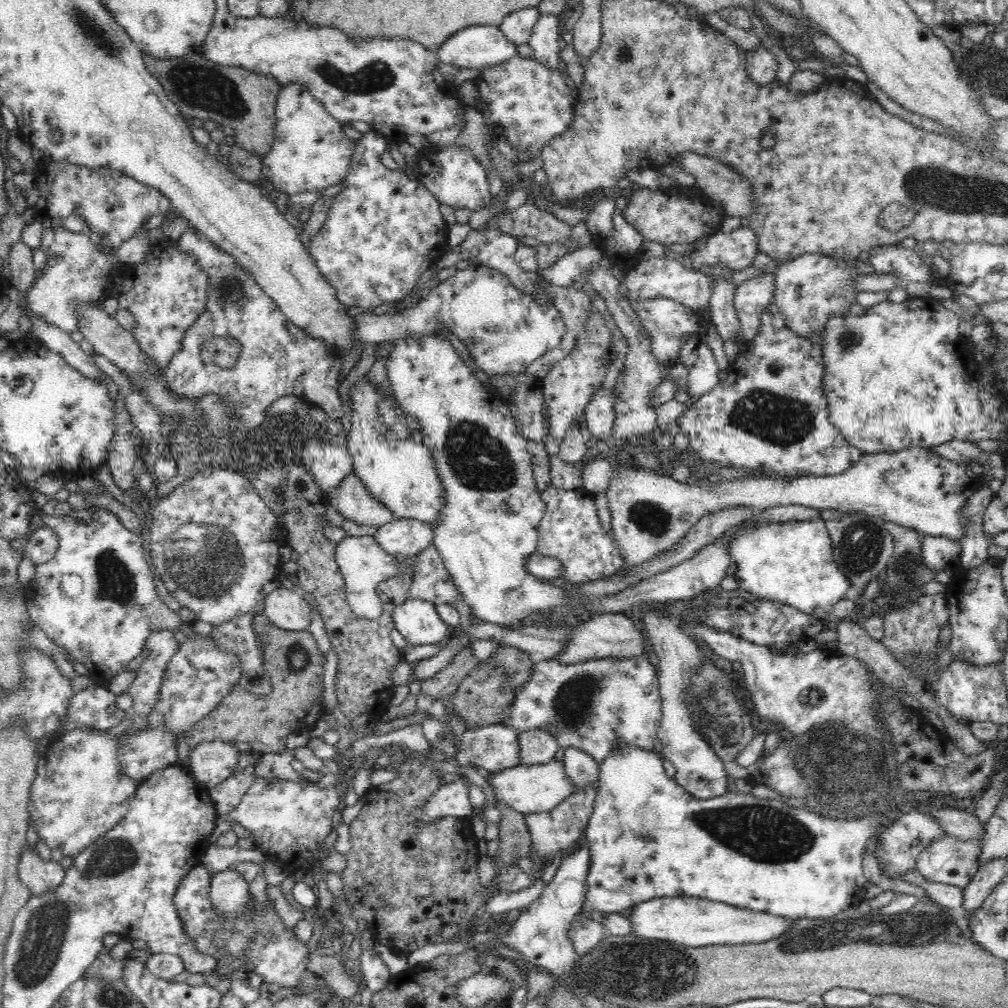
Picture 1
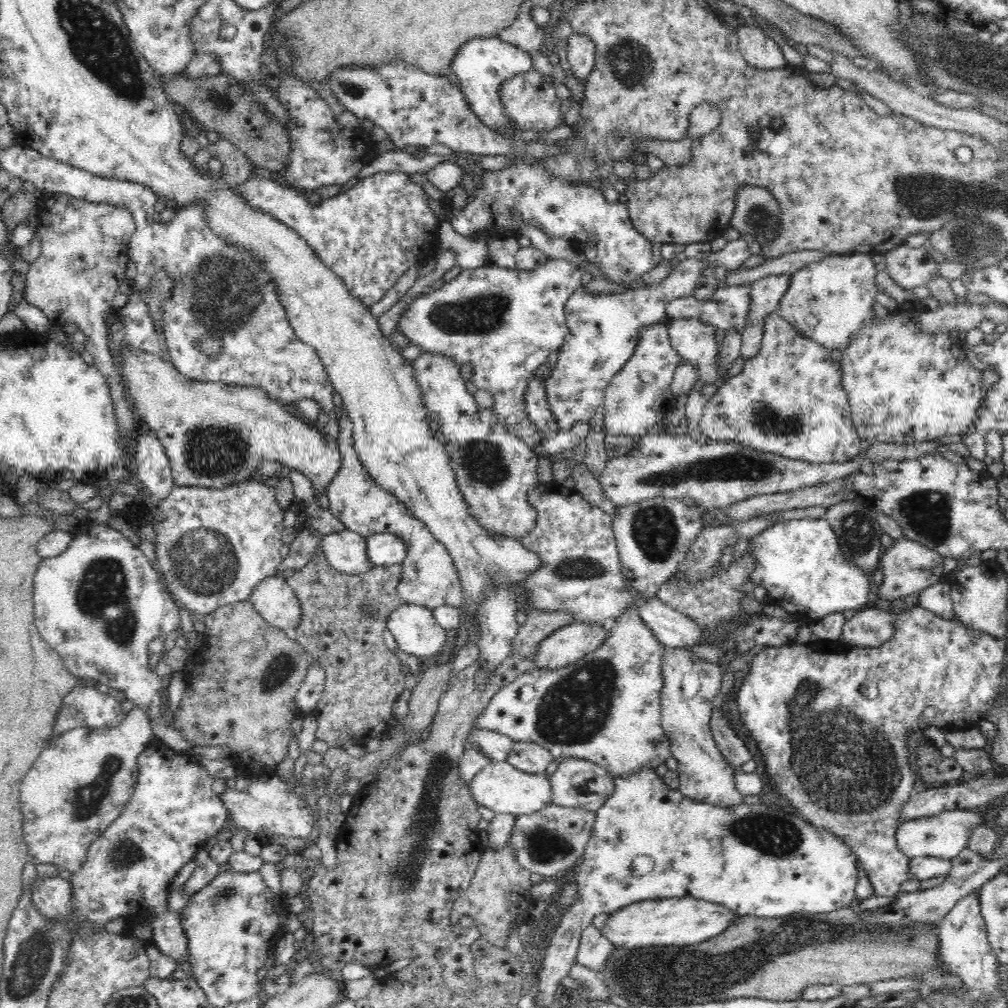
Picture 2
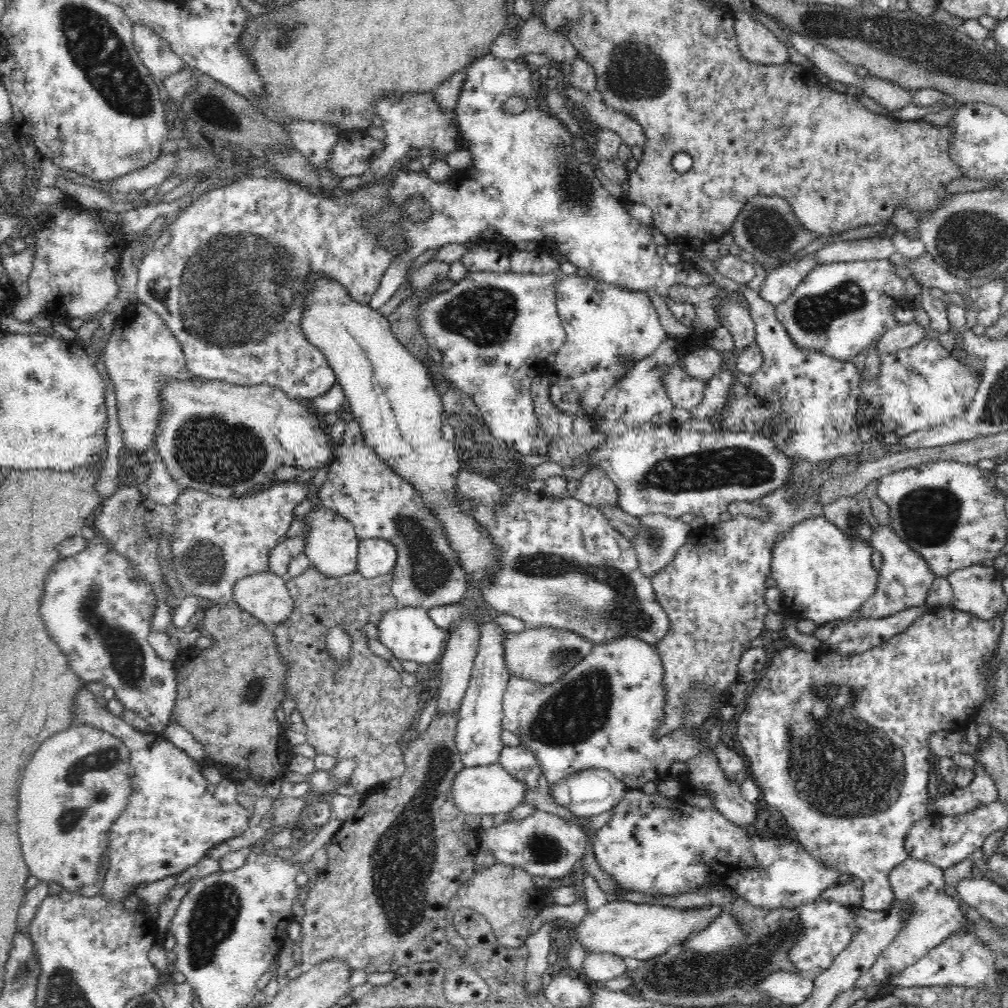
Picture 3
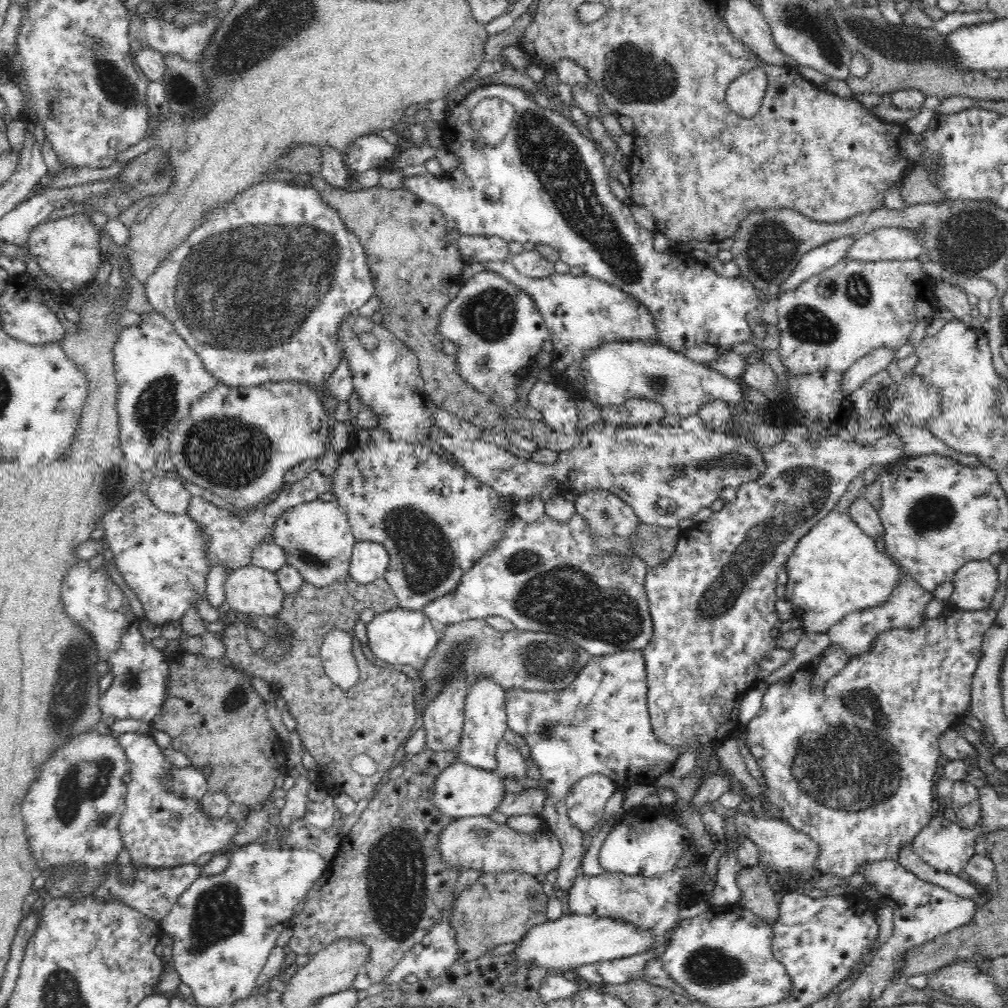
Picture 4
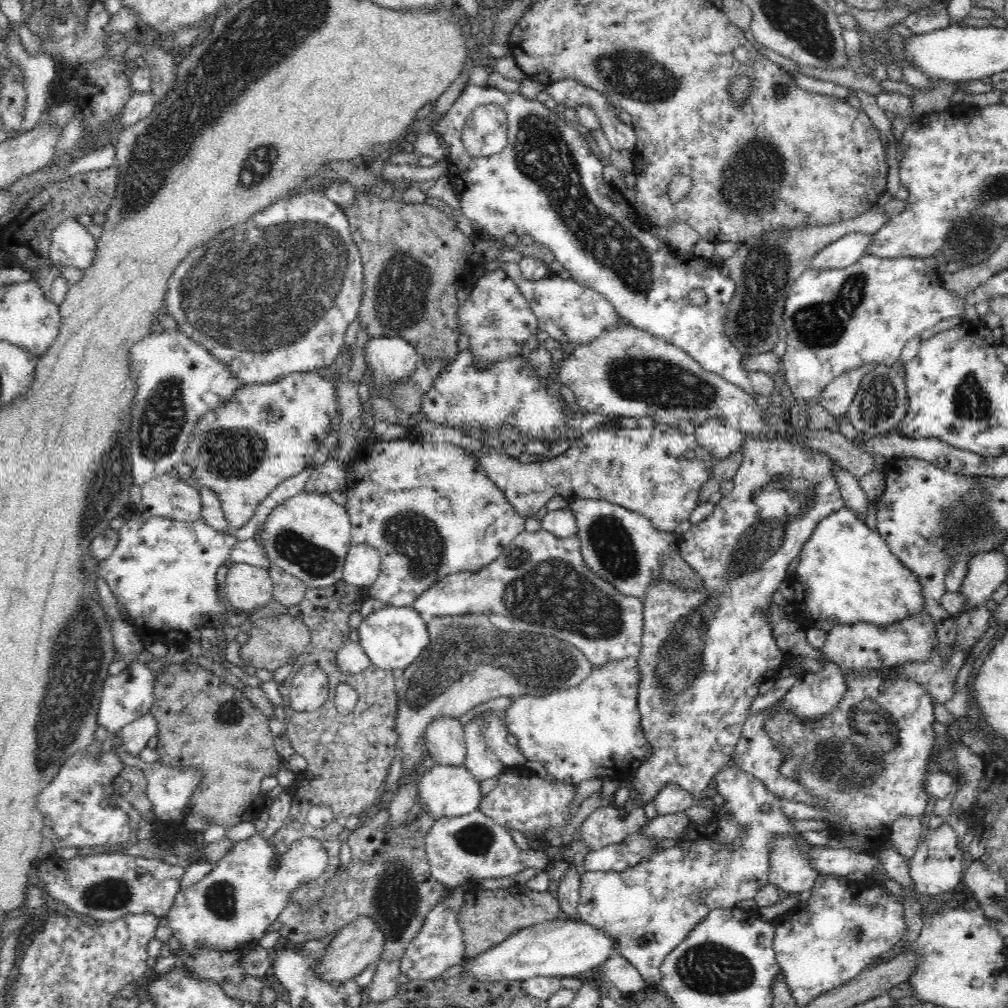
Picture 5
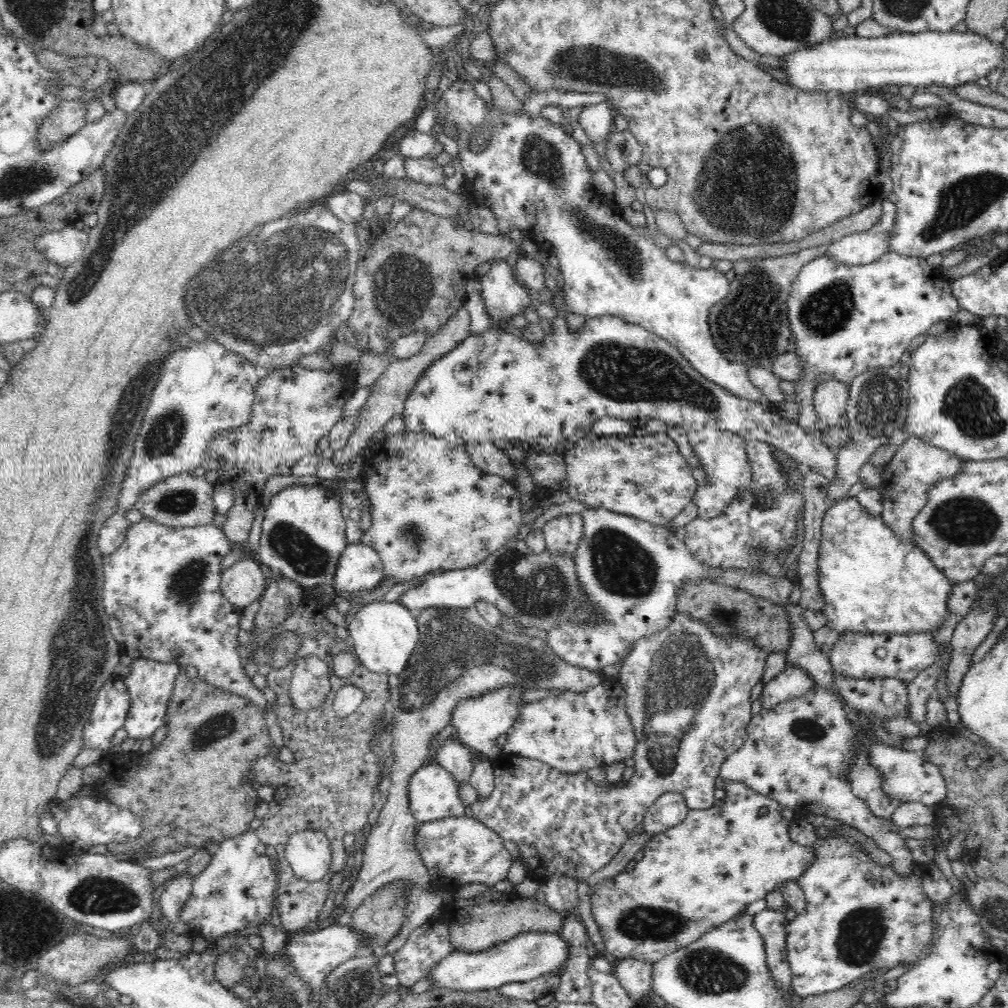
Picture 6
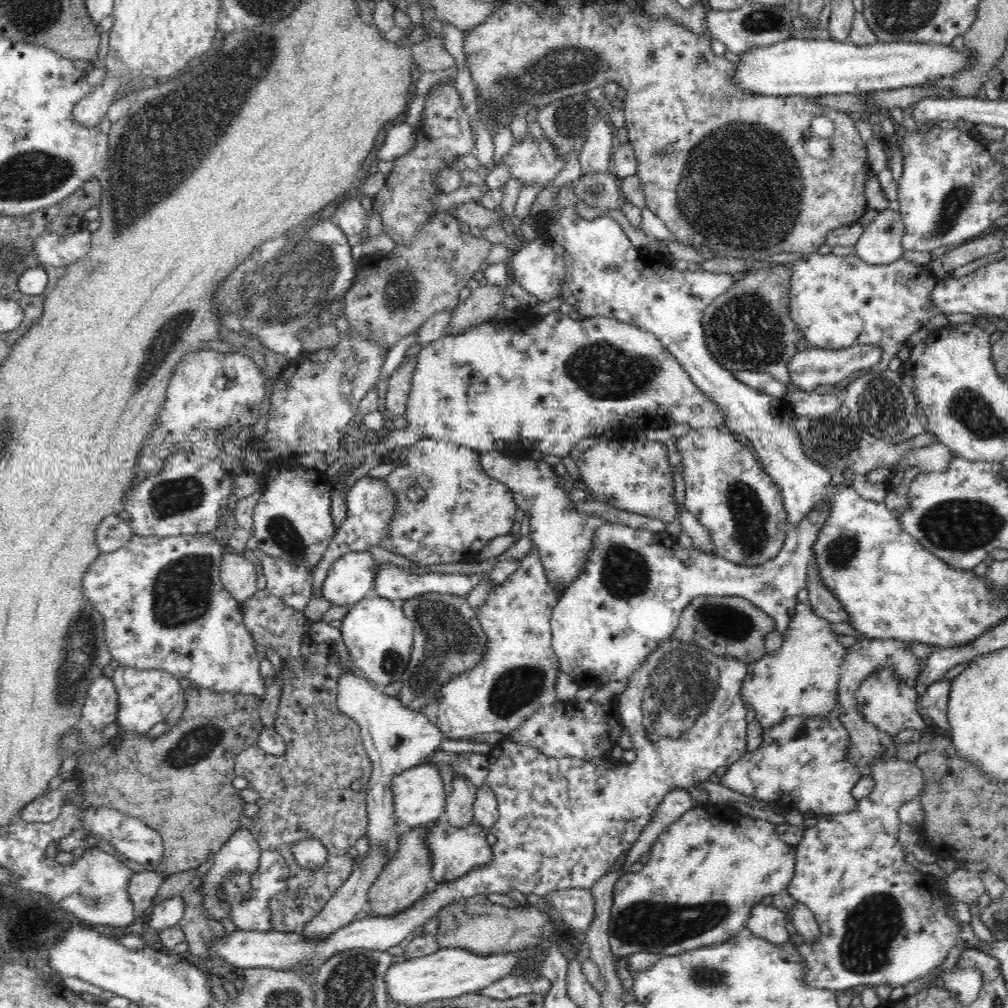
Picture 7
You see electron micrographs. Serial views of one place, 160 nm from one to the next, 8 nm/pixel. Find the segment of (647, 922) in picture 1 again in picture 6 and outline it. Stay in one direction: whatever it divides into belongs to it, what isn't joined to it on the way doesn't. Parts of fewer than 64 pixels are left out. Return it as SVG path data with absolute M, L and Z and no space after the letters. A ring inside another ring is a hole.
M522 932L506 942L477 953L454 951L442 958L427 974L436 988L450 990L488 990L509 982L528 982L541 974L557 973L569 953L569 944L558 932Z

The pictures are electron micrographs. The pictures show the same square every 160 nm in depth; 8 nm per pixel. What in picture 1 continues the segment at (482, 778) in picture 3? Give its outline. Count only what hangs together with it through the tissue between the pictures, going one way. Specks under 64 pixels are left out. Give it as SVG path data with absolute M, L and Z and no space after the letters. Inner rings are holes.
M556 759L546 762L546 764L524 766L522 764L504 770L493 771L488 784L494 789L497 802L503 802L508 808L521 812L524 815L536 812L546 812L556 808L568 796L574 794L574 783L566 776L564 763Z

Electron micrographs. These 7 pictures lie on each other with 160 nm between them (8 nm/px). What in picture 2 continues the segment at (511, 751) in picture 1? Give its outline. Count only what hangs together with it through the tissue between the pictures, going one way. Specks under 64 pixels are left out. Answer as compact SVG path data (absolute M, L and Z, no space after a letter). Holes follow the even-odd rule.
M474 728L468 736L466 744L484 751L490 761L506 761L515 742L504 734L485 729Z

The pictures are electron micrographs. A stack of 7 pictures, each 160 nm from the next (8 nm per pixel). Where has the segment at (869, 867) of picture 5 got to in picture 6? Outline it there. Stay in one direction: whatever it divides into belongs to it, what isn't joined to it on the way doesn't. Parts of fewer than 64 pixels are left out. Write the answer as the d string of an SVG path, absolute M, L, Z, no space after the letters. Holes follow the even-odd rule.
M734 780L725 781L725 797L717 803L716 807L710 807L707 809L689 809L686 818L678 823L676 826L670 827L668 830L662 831L660 834L653 835L653 837L646 842L643 846L643 856L639 860L634 870L630 872L622 872L615 876L615 878L609 879L604 883L596 884L594 892L592 892L591 912L594 920L598 925L598 929L601 938L604 941L606 952L614 955L618 959L636 958L648 961L652 964L662 960L666 955L673 953L675 950L690 946L693 942L696 942L698 938L702 938L706 932L722 926L724 922L728 922L730 918L738 918L742 914L746 914L746 906L756 902L756 900L762 900L766 898L770 892L774 892L780 889L780 886L789 881L796 881L808 868L813 864L815 852L812 850L811 845L802 846L794 842L790 838L789 822L788 819L782 817L780 813L784 807L779 802L776 802L773 798L768 798L763 794L754 792L751 788L748 788L743 782L736 782ZM760 808L768 808L768 811L764 815L760 815Z

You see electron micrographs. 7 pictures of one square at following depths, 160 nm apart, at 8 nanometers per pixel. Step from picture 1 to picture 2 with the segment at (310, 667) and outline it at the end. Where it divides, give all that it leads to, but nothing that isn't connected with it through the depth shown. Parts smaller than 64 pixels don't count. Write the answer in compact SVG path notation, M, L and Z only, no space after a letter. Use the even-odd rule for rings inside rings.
M249 601L222 606L210 616L200 619L206 626L203 632L205 652L202 654L202 666L212 670L206 674L212 680L196 682L197 675L188 673L185 678L187 687L175 714L173 728L192 745L230 748L230 759L246 777L254 777L262 772L270 773L288 757L287 748L294 738L292 720L306 715L295 705L295 694L312 666L310 655L289 632L267 624Z

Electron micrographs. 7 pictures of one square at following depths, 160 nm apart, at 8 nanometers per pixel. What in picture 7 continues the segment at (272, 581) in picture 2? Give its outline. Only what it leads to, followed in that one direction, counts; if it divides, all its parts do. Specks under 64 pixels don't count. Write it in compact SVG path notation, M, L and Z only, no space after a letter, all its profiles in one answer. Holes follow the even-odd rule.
M227 553L222 557L220 578L225 590L234 596L239 604L256 594L258 574L256 563L250 562L245 554Z

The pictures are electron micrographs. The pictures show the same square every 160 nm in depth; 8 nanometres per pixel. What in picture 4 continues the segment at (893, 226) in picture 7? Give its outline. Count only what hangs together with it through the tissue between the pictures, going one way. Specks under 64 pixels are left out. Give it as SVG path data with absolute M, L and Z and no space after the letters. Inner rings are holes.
M856 236L837 238L804 254L795 267L794 272L790 274L790 278L786 278L786 282L782 282L780 294L784 291L795 289L807 278L822 274L825 270L833 268L836 264L842 263L846 260L855 239Z

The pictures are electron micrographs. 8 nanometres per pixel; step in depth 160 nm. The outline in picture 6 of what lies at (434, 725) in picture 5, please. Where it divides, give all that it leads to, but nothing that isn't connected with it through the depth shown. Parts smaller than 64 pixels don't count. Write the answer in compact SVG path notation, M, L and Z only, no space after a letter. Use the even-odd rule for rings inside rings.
M456 738L444 740L436 748L436 760L438 765L446 769L458 784L469 782L474 770L472 754L470 748Z

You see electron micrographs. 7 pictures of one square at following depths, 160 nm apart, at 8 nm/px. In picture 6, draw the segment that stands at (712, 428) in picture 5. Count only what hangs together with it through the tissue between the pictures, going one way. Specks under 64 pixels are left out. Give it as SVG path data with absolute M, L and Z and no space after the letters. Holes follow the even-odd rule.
M716 429L687 431L689 443L694 454L700 459L702 468L706 473L705 487L697 487L693 496L693 503L698 507L698 517L707 521L726 512L730 502L750 490L752 484L752 471L750 459L746 452L746 438L741 434Z

